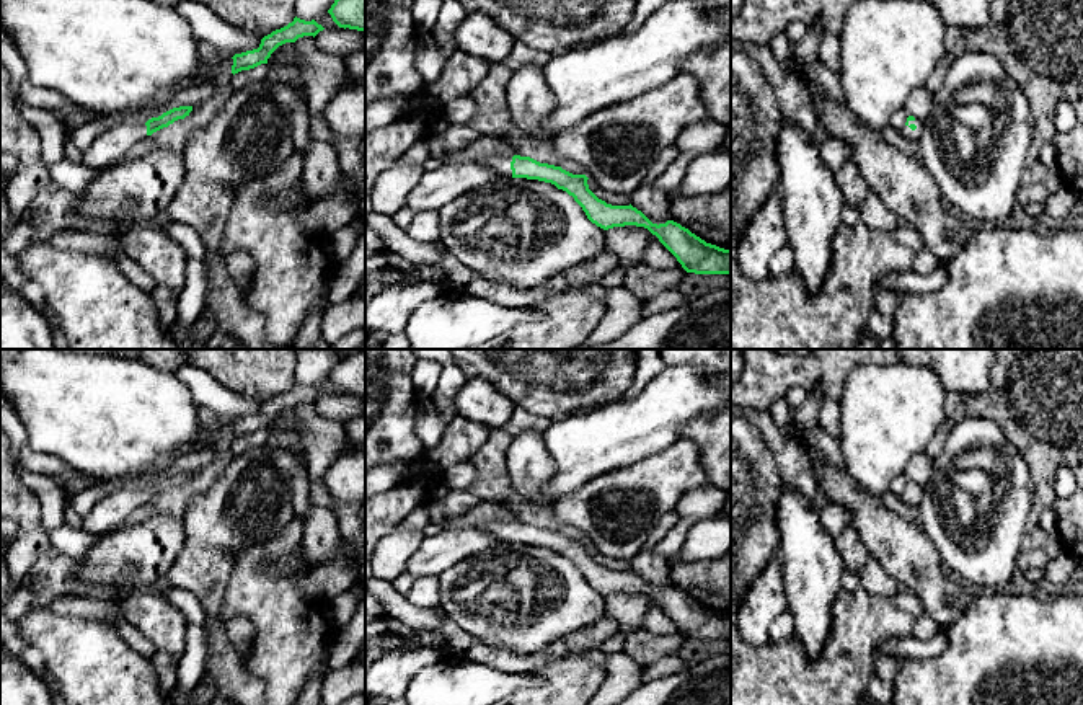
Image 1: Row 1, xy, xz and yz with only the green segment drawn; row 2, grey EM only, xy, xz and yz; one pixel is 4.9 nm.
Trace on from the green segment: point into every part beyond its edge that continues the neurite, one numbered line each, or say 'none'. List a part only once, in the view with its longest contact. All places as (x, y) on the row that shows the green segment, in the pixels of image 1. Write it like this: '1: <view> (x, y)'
1: yz (906, 131)

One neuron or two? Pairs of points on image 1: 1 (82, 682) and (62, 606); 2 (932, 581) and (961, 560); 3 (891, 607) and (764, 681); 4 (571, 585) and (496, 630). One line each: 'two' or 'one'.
1: two
2: two
3: one
4: one

